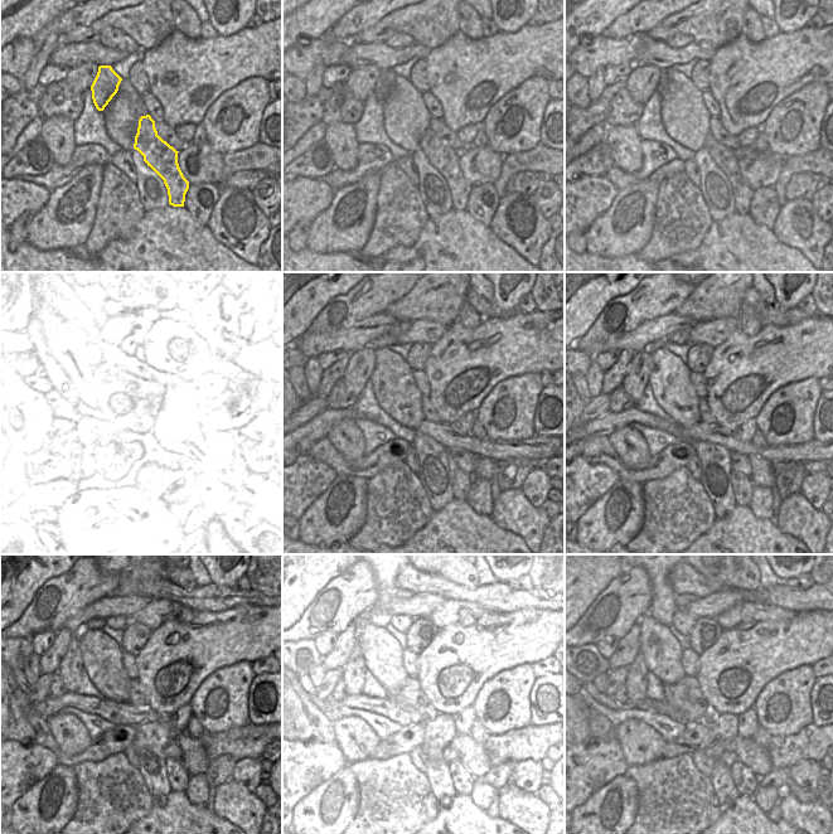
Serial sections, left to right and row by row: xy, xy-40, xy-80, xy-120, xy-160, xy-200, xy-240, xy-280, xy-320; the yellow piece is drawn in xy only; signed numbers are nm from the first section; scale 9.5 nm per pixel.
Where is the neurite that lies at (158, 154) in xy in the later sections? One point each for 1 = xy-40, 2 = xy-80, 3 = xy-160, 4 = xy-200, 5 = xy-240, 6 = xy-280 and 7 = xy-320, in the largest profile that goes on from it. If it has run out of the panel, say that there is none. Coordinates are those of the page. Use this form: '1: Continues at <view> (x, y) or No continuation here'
1: Continues at xy-40 (444, 158)
2: Continues at xy-80 (723, 156)
3: Continues at xy-160 (460, 481)
4: Continues at xy-200 (742, 485)
5: Continues at xy-240 (178, 776)
6: Continues at xy-280 (463, 780)
7: Continues at xy-320 (746, 782).

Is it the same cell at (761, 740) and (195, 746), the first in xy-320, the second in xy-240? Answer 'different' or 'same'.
different

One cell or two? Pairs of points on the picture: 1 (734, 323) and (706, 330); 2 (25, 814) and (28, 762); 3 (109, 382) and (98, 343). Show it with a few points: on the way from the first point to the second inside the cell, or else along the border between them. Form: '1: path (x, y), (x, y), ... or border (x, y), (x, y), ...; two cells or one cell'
1: path (727, 325), (718, 330), (712, 330); one cell
2: border (49, 771), (35, 781), (13, 805); two cells
3: border (106, 348), (96, 352); two cells

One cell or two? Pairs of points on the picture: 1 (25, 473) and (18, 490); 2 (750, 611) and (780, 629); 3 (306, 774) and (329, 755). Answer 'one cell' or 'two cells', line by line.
1: one cell
2: two cells
3: one cell

